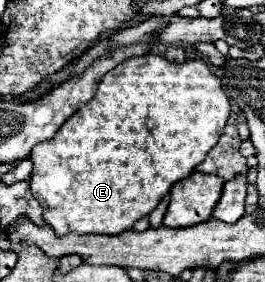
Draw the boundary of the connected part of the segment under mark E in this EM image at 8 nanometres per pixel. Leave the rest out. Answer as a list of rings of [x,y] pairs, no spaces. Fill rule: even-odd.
[[[146,54],[146,56],[124,60],[122,64],[118,64],[112,72],[108,72],[102,78],[94,98],[88,104],[84,104],[82,110],[78,110],[74,116],[70,116],[62,124],[62,128],[54,134],[52,140],[44,140],[44,142],[36,144],[32,154],[30,154],[30,160],[34,164],[34,170],[32,170],[32,176],[30,176],[30,188],[34,192],[34,198],[44,208],[46,224],[50,224],[58,236],[64,236],[68,232],[76,232],[76,234],[110,234],[110,236],[114,236],[114,234],[122,234],[124,230],[130,230],[136,220],[148,216],[158,206],[158,202],[162,200],[162,196],[168,194],[168,190],[170,190],[170,186],[174,182],[178,182],[178,180],[182,180],[182,178],[186,178],[188,174],[194,172],[194,168],[216,146],[218,138],[222,136],[222,130],[226,126],[228,116],[230,116],[228,96],[226,96],[226,92],[222,88],[220,78],[214,76],[214,72],[210,70],[206,60],[192,58],[192,60],[186,60],[186,62],[178,64],[178,62],[168,62],[160,54]]]

